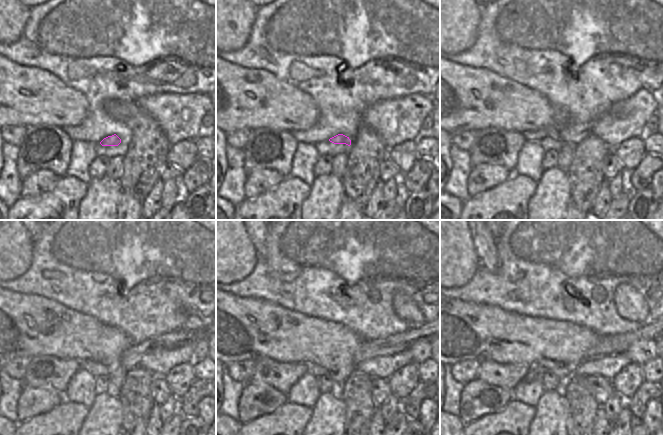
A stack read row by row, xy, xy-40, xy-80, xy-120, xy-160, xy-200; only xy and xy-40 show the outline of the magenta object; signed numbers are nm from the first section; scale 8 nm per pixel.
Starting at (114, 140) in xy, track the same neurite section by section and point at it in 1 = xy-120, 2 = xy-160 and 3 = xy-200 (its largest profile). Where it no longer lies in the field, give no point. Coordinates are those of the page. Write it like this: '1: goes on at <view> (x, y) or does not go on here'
1: goes on at xy-120 (131, 358)
2: goes on at xy-160 (389, 345)
3: goes on at xy-200 (607, 345)

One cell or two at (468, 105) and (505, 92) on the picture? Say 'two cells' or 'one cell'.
one cell

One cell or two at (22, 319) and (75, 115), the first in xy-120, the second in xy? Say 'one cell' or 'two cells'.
one cell

